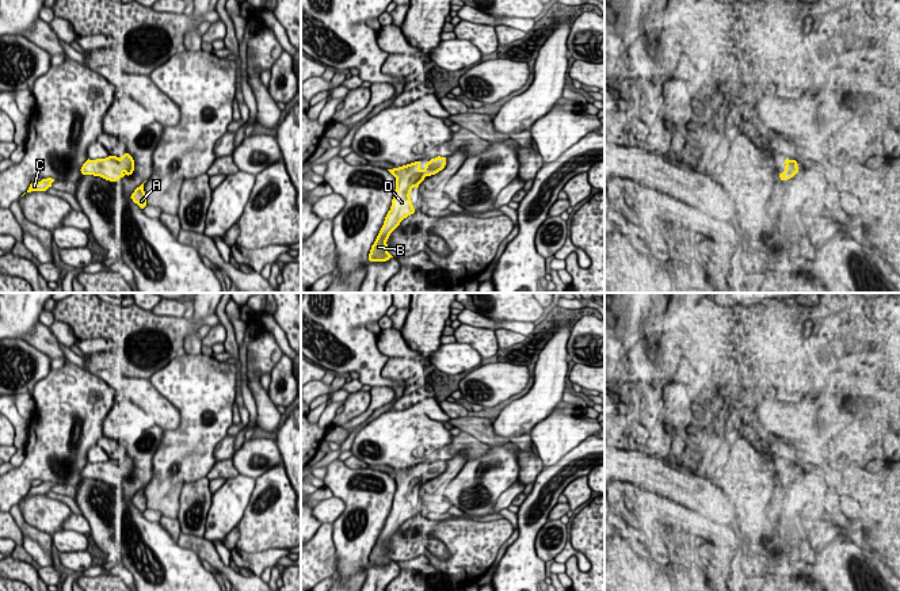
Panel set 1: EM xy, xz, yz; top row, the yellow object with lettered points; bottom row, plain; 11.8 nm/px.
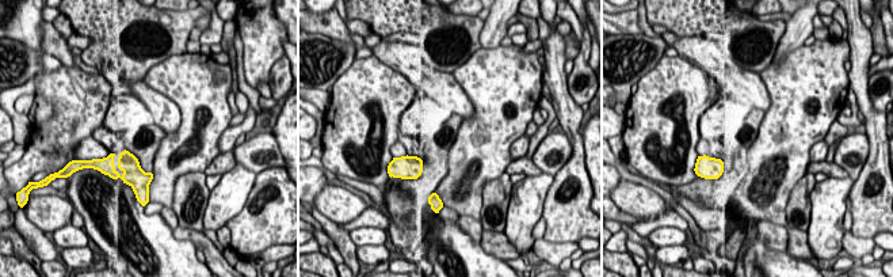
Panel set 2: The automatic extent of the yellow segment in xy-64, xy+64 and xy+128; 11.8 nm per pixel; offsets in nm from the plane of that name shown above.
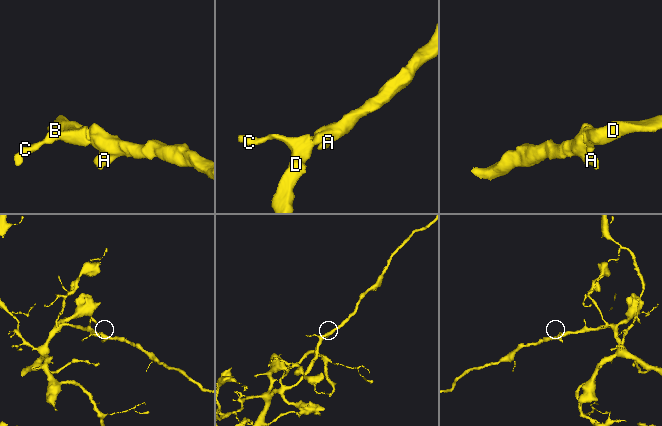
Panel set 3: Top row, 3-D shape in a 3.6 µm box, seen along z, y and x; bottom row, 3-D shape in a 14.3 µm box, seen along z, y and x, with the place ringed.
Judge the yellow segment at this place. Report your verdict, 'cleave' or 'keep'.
keep

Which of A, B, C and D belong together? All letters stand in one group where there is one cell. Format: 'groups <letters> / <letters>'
groups A B C D

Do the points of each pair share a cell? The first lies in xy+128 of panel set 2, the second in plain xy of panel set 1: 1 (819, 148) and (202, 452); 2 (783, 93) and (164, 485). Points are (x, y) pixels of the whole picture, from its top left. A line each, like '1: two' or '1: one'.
1: two
2: one

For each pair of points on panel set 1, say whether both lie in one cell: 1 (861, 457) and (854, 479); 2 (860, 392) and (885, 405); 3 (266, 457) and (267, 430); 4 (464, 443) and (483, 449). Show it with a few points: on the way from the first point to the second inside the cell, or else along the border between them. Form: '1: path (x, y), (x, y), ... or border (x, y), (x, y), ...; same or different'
1: border (864, 466), (849, 464), (843, 468); different
2: path (866, 396), (878, 400); same
3: border (259, 433), (273, 437); different
4: path (468, 445), (472, 449), (479, 449); same

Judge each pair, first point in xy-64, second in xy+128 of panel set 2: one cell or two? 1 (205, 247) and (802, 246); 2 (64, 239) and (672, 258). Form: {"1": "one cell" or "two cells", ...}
{"1": "one cell", "2": "two cells"}

